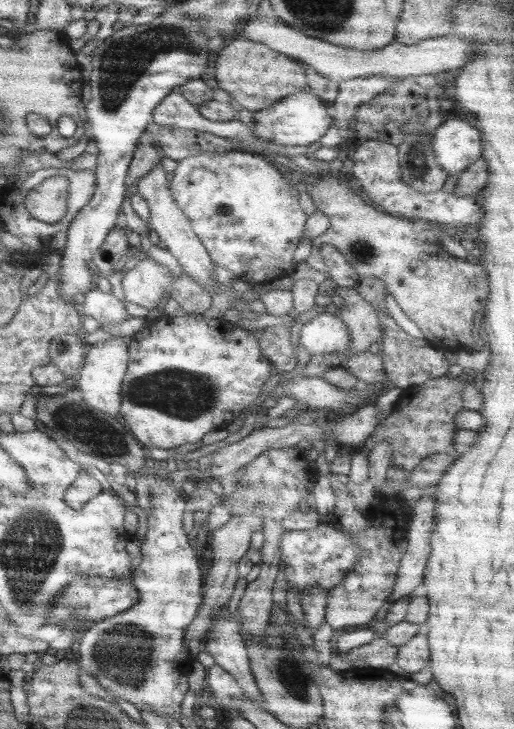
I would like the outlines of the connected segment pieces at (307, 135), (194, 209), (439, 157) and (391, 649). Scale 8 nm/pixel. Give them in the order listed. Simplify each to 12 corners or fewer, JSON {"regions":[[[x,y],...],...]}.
{"regions":[[[308,90],[256,112],[254,134],[287,147],[319,144],[333,122]],[[260,156],[178,161],[170,193],[215,266],[289,275],[301,188]],[[468,120],[433,130],[436,162],[459,176],[482,157],[480,131]],[[377,637],[352,648],[344,658],[373,669],[387,669],[398,648]]]}

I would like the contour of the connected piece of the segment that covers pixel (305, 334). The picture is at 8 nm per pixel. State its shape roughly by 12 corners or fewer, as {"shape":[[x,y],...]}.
{"shape":[[318,314],[299,330],[311,355],[349,351],[340,316]]}

